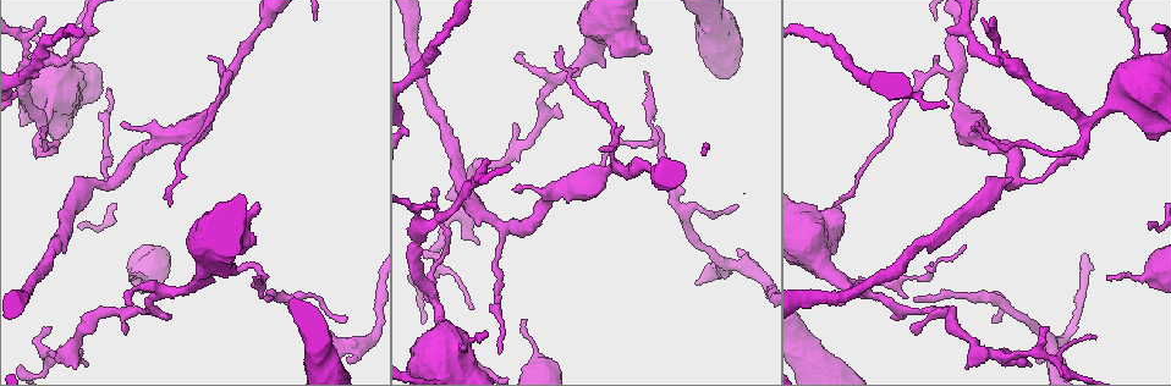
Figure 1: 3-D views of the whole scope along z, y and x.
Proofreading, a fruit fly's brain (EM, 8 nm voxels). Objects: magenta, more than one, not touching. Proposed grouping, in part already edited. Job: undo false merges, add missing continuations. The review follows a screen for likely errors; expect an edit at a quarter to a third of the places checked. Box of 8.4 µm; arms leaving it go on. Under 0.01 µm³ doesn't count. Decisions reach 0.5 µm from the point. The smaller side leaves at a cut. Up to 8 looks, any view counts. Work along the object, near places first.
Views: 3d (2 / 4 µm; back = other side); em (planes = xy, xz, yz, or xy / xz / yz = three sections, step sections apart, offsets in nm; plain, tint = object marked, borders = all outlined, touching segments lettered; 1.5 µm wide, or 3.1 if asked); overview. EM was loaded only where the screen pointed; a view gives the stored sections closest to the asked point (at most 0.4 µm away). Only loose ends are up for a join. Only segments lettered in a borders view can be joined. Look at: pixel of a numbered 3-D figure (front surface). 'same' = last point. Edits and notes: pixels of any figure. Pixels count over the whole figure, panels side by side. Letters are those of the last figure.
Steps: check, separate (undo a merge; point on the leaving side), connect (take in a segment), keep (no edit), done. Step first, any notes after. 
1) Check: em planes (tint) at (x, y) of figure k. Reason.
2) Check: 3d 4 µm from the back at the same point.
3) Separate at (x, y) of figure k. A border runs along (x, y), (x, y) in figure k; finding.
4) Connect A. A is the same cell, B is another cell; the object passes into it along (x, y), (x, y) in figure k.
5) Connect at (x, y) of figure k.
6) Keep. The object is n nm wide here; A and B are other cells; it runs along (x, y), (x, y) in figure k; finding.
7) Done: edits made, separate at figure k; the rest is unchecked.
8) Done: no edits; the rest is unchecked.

Check: 3d 2 µm at (843, 304) of figure 1. Branch stops here.

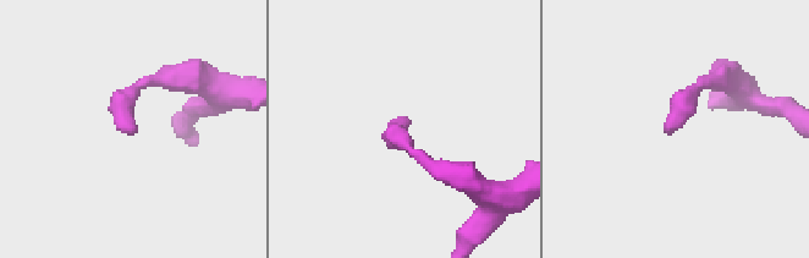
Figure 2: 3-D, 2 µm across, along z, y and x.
Check: em xz step 8 (plain) at (671, 132) of figure 2.

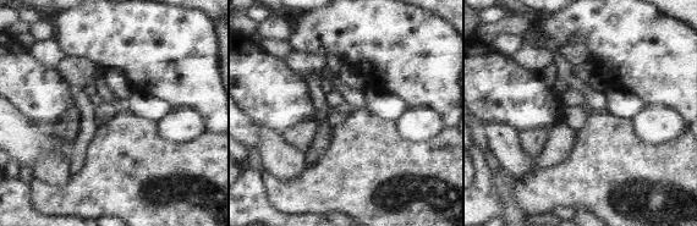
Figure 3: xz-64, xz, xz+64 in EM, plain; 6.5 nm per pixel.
Check: em xz step 8 (borders) at the same point.

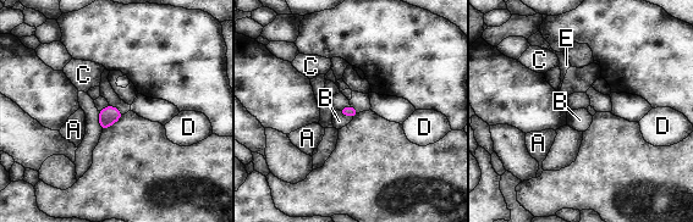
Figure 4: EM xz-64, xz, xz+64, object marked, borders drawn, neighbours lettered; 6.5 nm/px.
Keep. A, B, C, D and E are other cells; a border runs along (337, 110), (352, 118) in figure 4; no lettered segment goes on from it.

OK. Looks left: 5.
Check: em planes (plain) at (833, 272) of figure 1. Sudden change in width.

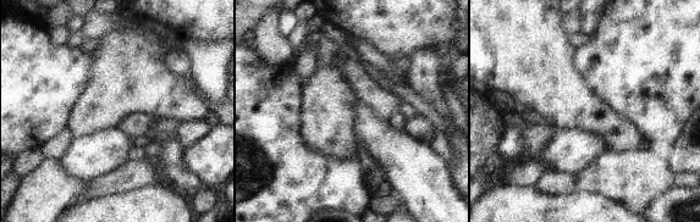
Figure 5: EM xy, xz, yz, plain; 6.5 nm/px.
Check: em planes (borders) at the same point. See the neighbours.

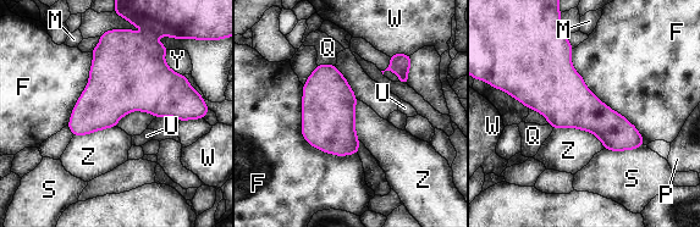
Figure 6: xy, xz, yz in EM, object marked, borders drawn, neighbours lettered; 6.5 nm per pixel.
Keep. The longest contact is with F, 600 nm; F, M, P, Q, S, U, W, Y and Z are other cells; a border runs along (302, 86), (302, 137), (357, 154) in figure 6; one neuron here.

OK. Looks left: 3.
Check: em planes (borders) at (1108, 278) of figure 1. Thin end.

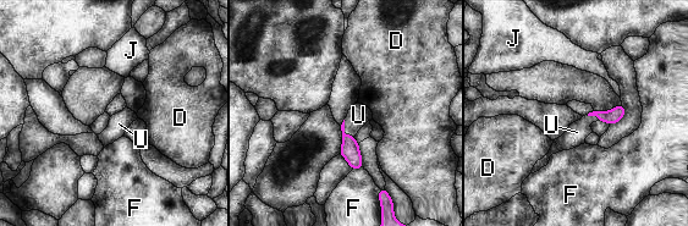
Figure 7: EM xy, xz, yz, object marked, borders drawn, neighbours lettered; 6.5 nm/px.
Connect U. The longest contact is with U, 140 nm; U is the same cell, D, F and J are other cells; the object passes into it along (350, 149), (344, 131), (358, 115) in figure 7; it goes on there.

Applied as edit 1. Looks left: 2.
Done: edits made, connect at figure 7; the rest is unchecked.

